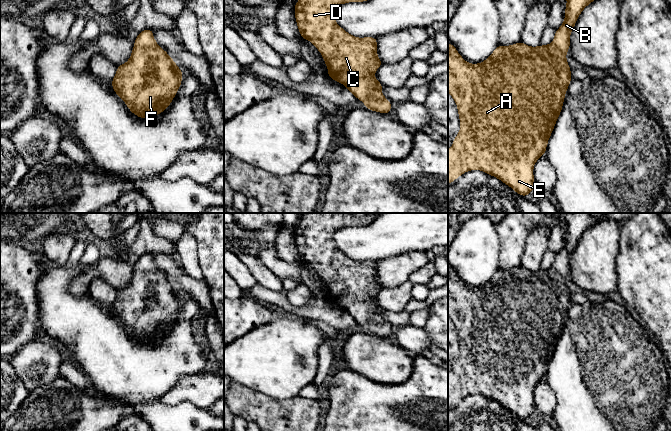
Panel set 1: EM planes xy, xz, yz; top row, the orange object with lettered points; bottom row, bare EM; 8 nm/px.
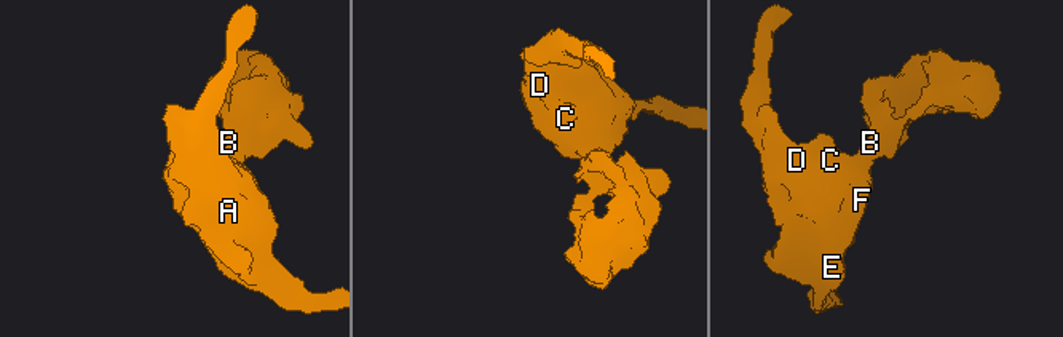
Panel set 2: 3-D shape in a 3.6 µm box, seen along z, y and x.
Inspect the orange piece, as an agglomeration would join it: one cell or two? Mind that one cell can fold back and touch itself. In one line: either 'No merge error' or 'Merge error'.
No merge error

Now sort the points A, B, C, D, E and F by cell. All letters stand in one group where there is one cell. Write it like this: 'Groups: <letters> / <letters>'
Groups: A B C D E F

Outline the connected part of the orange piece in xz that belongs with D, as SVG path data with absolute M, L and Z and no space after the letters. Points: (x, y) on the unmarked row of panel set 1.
M302 213L294 235L300 262L309 264L321 277L328 292L328 301L348 312L368 334L389 338L393 328L381 316L384 309L374 301L375 295L383 289L377 279L378 261L355 261L341 252L334 242L336 230L365 226L375 218L373 213Z

